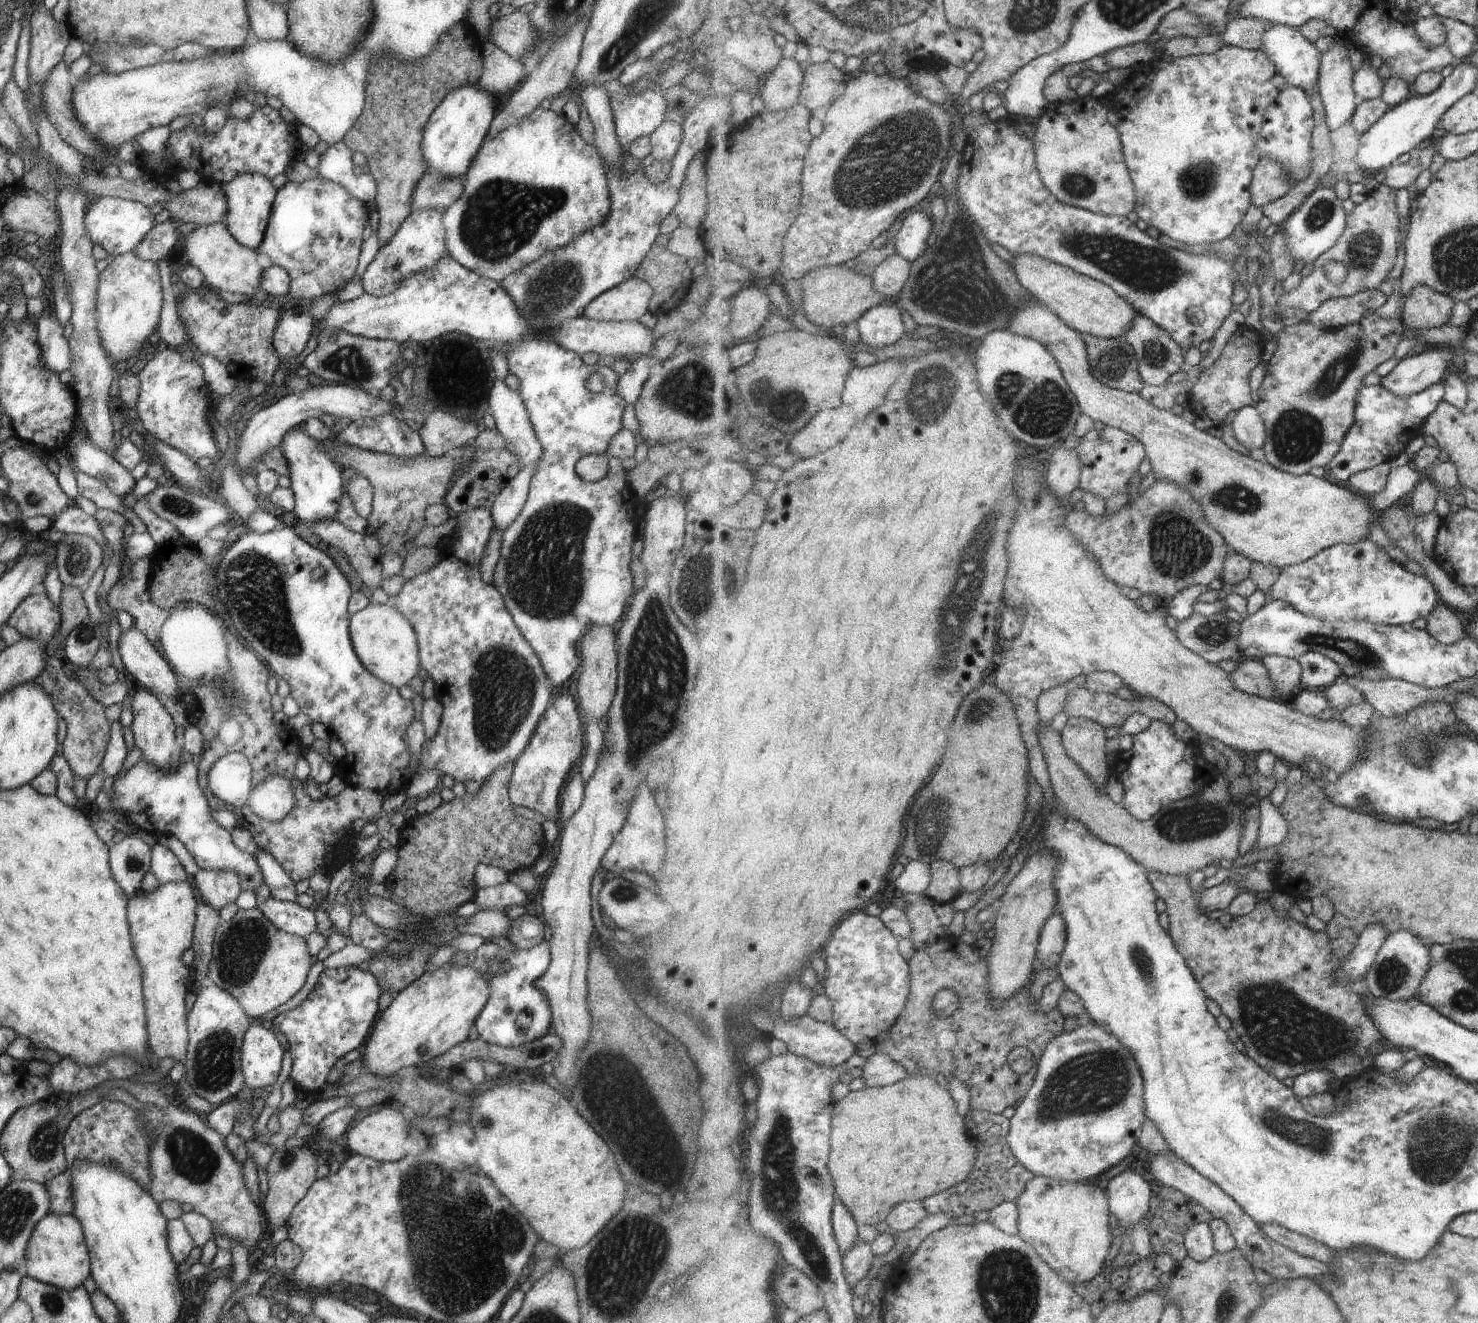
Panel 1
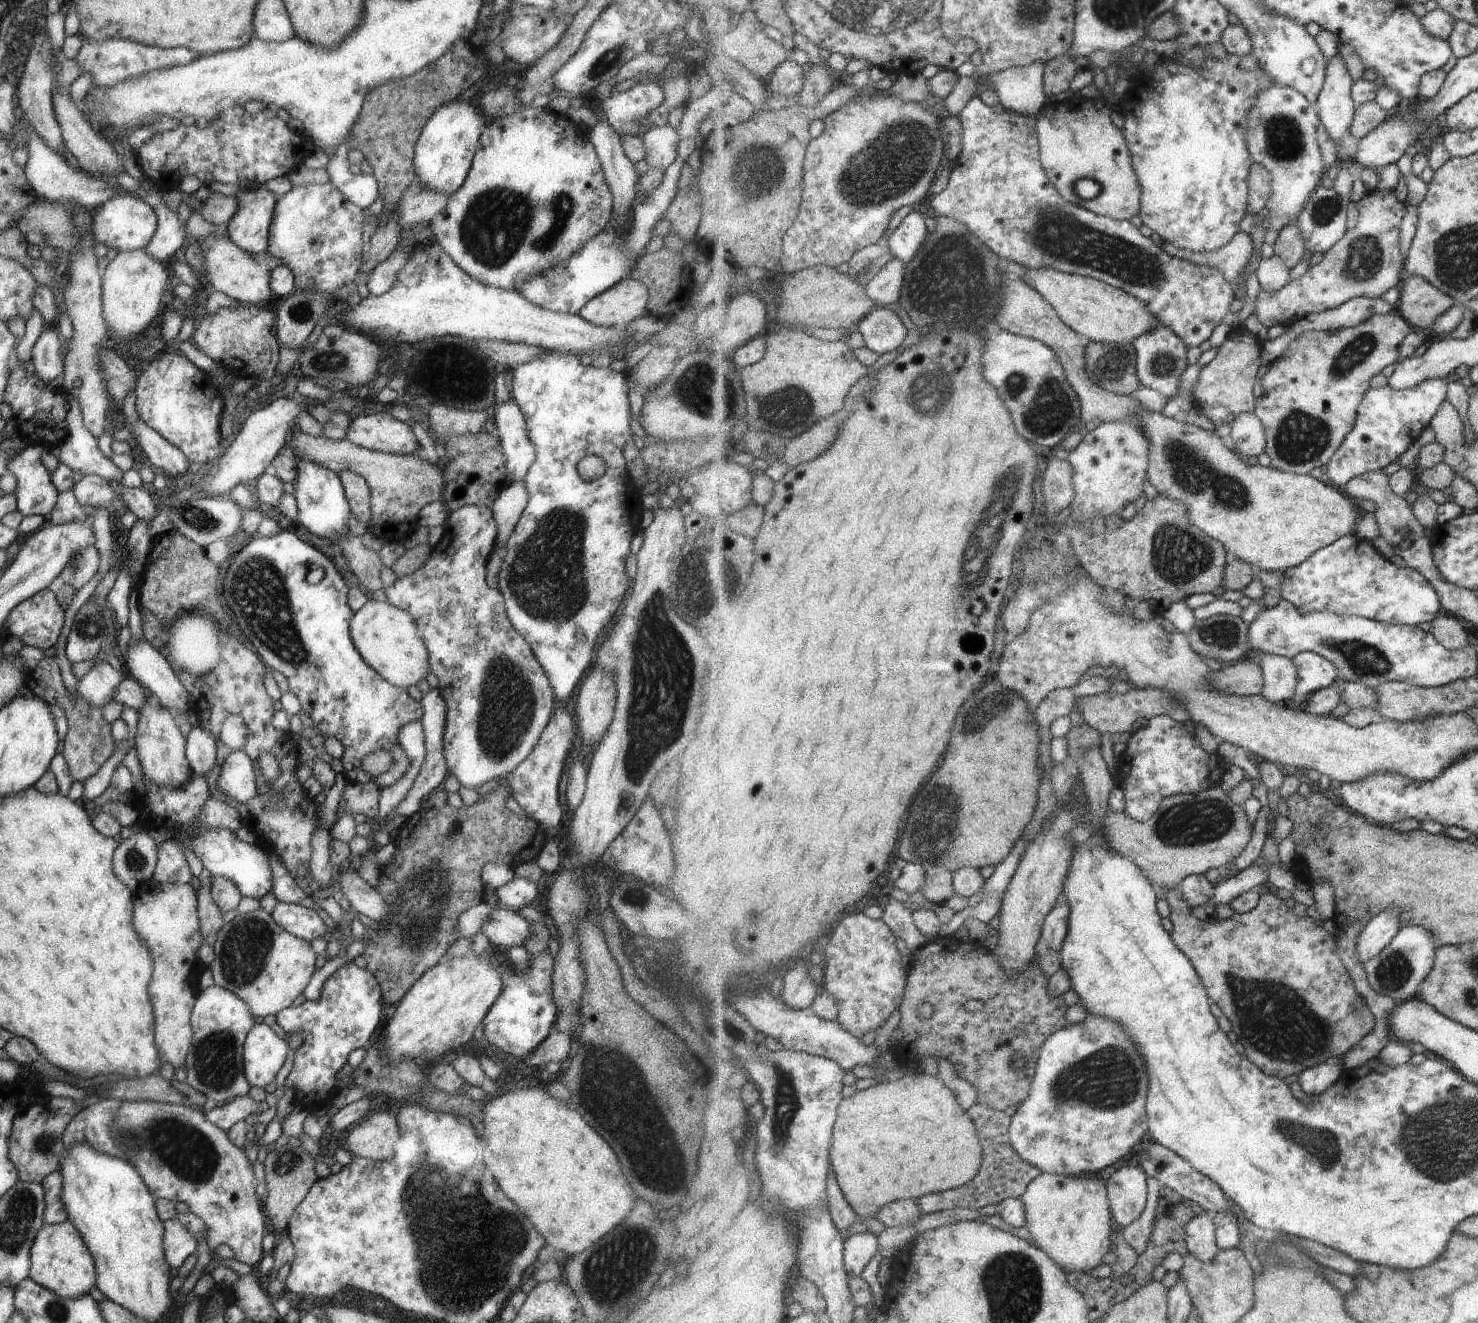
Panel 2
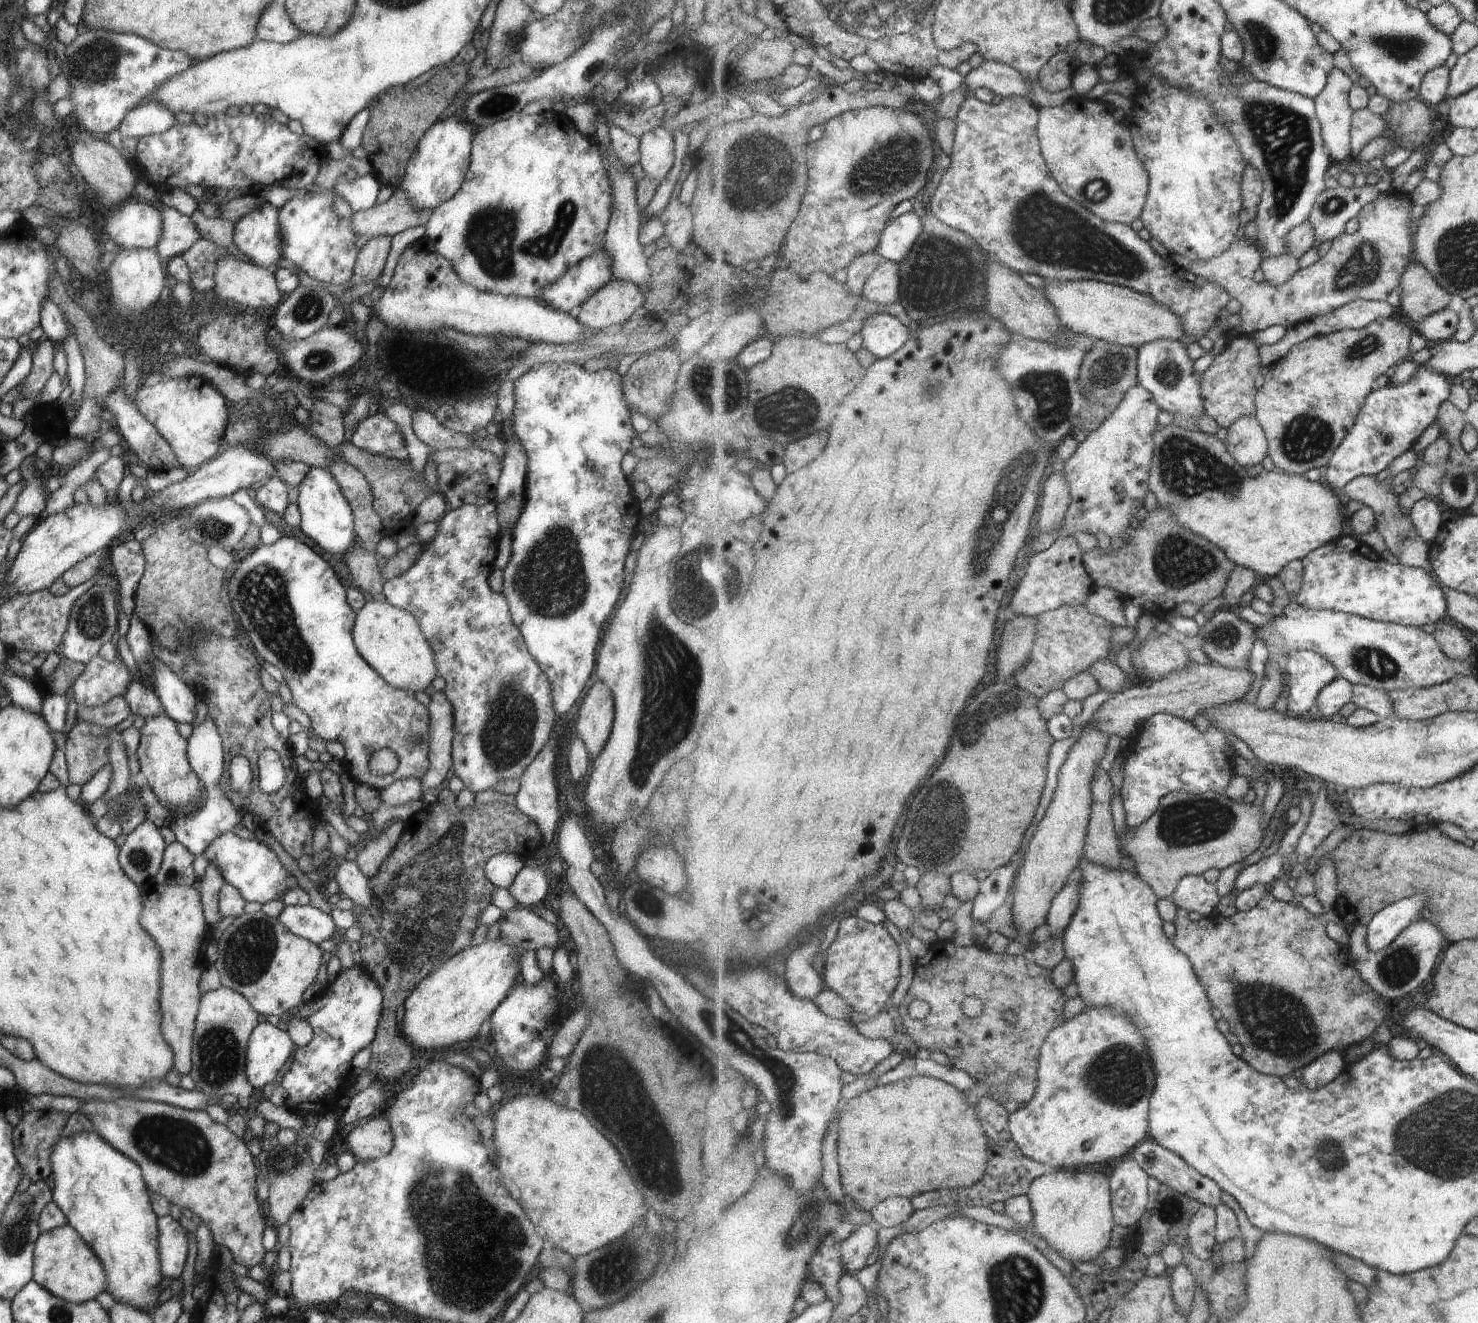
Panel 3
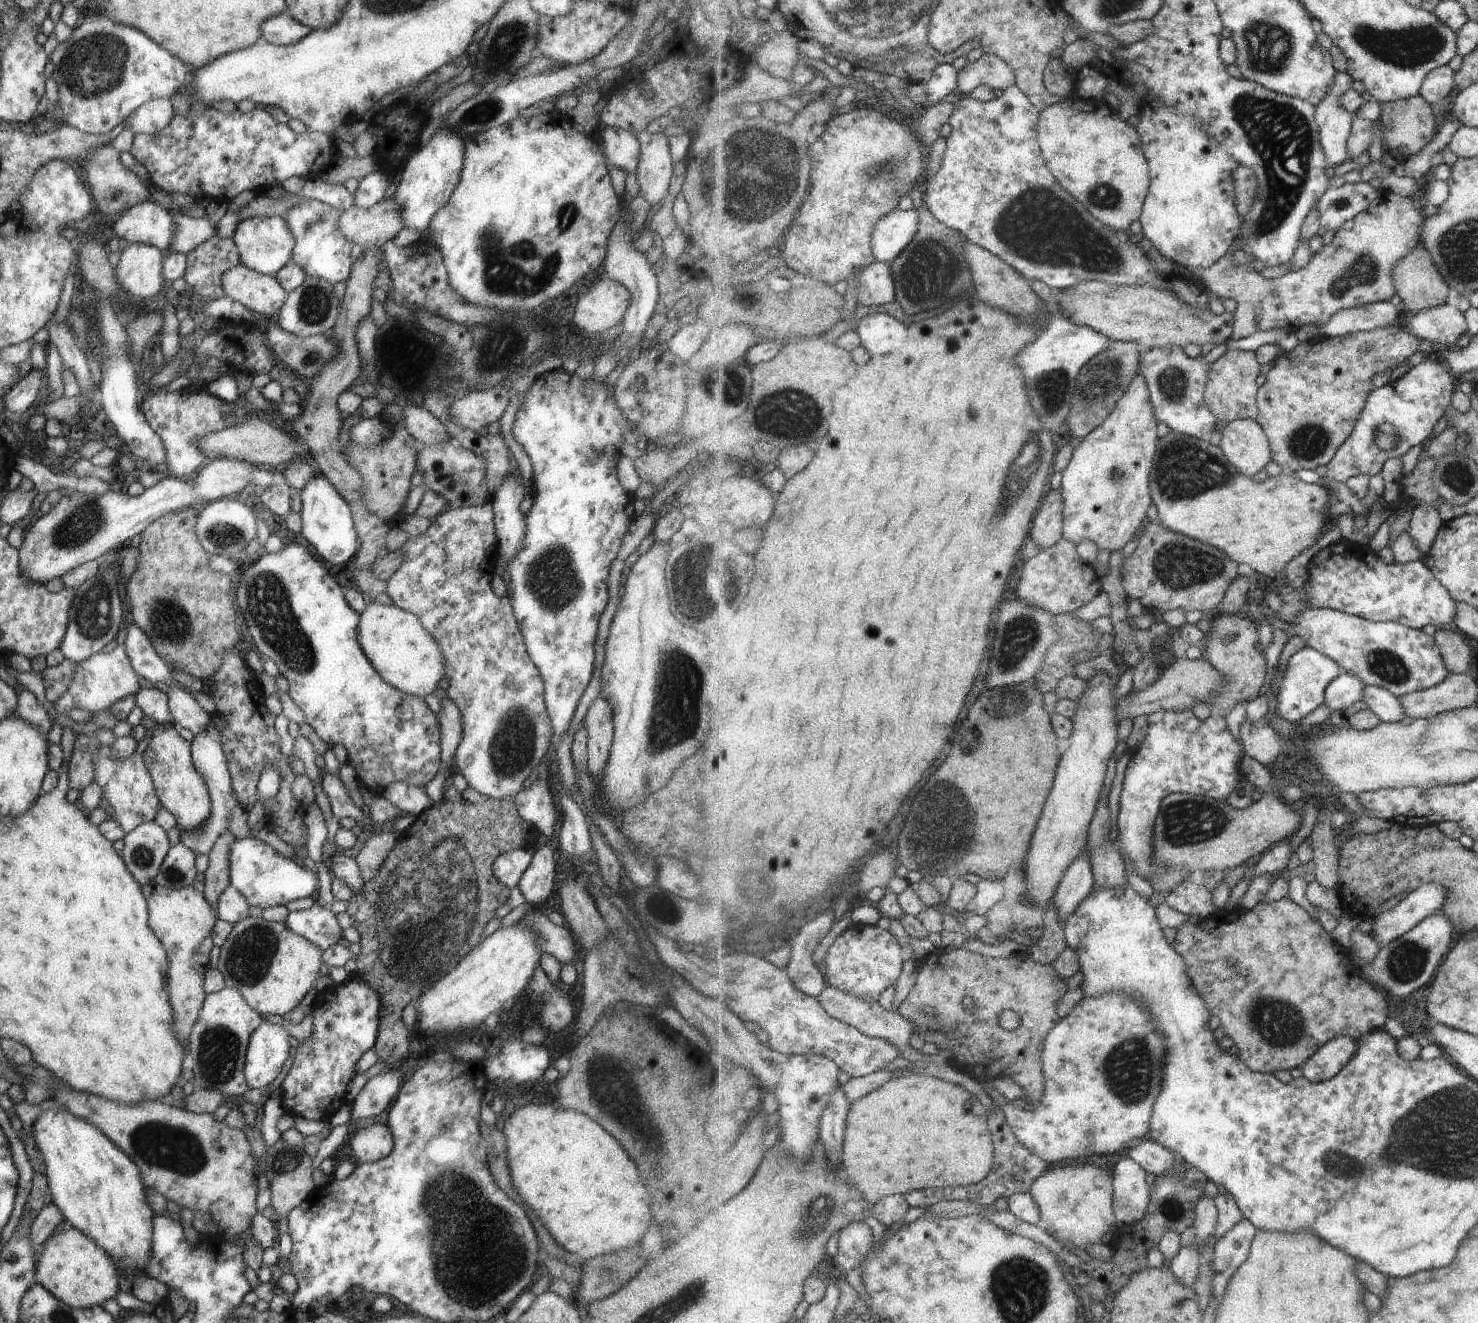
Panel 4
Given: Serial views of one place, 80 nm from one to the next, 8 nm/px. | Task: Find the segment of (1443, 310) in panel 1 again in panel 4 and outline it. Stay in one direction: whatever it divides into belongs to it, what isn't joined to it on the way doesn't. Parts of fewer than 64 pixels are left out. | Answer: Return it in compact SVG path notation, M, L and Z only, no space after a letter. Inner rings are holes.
M1422 244L1400 260L1393 276L1402 298L1401 306L1409 312L1417 314L1447 304L1451 287L1436 269L1432 254Z

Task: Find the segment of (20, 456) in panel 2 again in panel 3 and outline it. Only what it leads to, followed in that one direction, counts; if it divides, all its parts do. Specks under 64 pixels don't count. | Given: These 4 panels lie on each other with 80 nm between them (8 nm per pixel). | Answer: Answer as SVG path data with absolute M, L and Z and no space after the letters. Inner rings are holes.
M31 455L21 460L17 468L24 483L11 511L15 511L21 517L43 515L45 500L49 497L49 494L45 494L42 478L35 473L36 466L31 461Z

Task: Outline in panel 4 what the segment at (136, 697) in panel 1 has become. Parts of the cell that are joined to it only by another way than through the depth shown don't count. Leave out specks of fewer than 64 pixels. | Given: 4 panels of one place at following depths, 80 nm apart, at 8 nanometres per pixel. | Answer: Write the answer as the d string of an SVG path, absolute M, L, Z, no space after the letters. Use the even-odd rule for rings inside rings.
M150 723L144 734L147 746L142 757L161 807L170 812L179 828L192 829L209 816L209 793L201 775L194 769L190 742L181 738L170 723Z

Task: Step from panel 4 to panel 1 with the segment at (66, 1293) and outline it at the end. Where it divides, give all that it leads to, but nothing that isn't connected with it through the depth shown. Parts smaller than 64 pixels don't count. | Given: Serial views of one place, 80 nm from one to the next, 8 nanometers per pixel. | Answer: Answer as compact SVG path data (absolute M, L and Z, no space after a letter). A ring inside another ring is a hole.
M45 1213L33 1225L24 1248L22 1273L61 1290L81 1285L90 1275L90 1260L82 1228L72 1214Z

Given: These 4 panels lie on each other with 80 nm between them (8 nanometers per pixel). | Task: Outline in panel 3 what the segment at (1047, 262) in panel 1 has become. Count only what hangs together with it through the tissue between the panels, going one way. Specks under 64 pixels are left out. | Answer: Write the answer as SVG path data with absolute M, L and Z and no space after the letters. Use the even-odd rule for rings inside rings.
M1095 279L1043 281L1043 293L1056 306L1062 324L1073 333L1090 336L1093 341L1105 341L1126 347L1140 347L1157 339L1186 341L1180 318L1151 295Z

